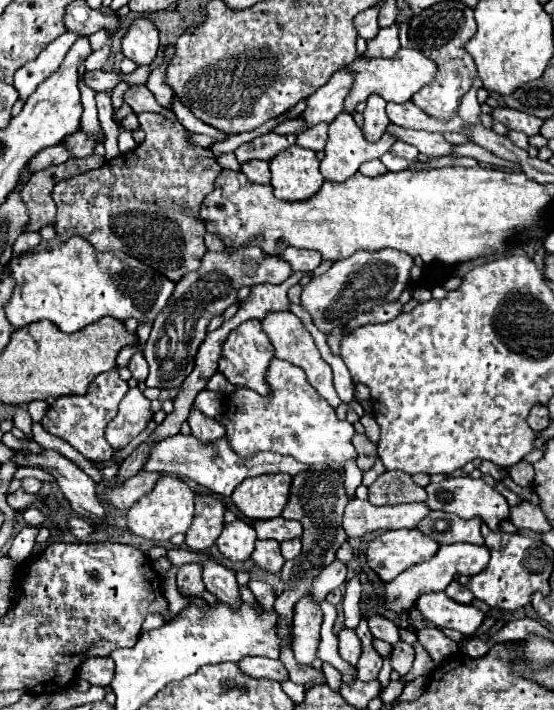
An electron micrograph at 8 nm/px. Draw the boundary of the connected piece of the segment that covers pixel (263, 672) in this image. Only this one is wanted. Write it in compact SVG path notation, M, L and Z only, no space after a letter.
M248 656L248 660L240 660L238 668L252 678L266 678L266 680L288 680L286 668L282 666L280 660L268 660L260 656Z

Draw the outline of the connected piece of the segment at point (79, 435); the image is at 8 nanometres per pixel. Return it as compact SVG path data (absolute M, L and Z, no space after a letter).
M104 372L92 380L88 386L88 392L84 396L62 396L56 398L56 402L48 408L46 416L42 418L42 426L66 442L70 442L72 448L76 448L82 456L86 456L92 462L100 460L110 460L112 458L112 448L104 438L104 430L108 422L116 416L120 400L126 396L128 384L118 376L118 372Z

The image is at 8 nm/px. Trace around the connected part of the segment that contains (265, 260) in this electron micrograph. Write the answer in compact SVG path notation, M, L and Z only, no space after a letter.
M230 248L224 252L208 250L204 260L196 272L188 272L178 284L160 312L160 316L152 324L152 332L148 344L144 348L144 358L150 364L150 374L146 378L146 386L156 388L174 388L184 382L184 378L194 368L194 356L202 340L206 338L206 326L214 316L220 316L228 306L238 302L238 290L244 286L256 284L282 284L292 274L290 266L276 258L264 256L260 248Z

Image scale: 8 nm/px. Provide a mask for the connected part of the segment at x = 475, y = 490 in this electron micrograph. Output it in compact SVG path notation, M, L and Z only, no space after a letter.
M462 476L462 478L446 478L438 484L428 484L426 486L428 492L428 500L426 504L432 510L442 510L442 512L452 512L458 514L460 518L474 518L474 516L482 516L482 520L492 528L498 530L500 528L500 520L508 518L508 500L494 488L490 488L488 484L484 484L484 480L474 480L470 476Z

